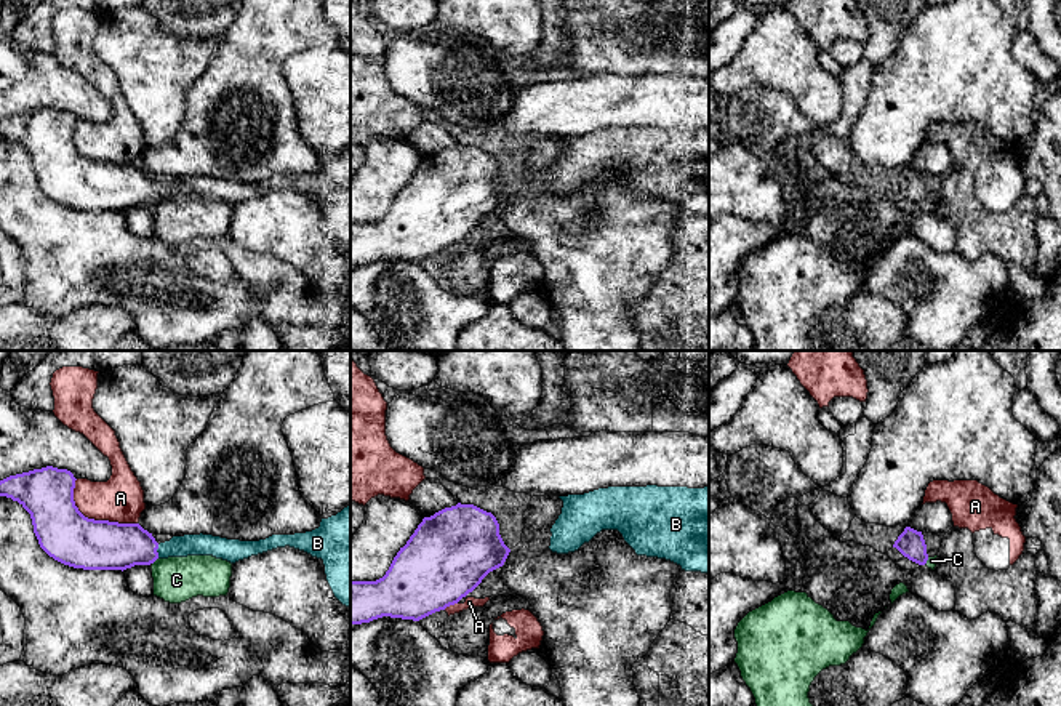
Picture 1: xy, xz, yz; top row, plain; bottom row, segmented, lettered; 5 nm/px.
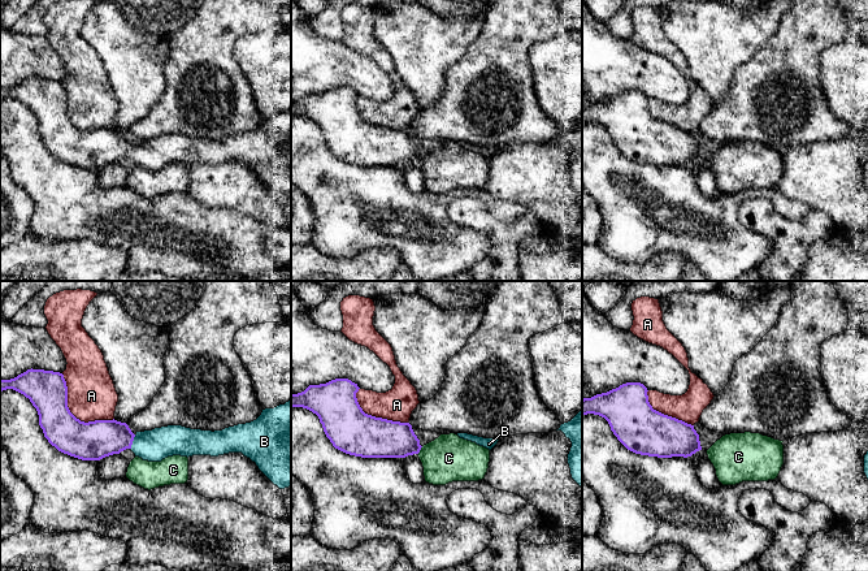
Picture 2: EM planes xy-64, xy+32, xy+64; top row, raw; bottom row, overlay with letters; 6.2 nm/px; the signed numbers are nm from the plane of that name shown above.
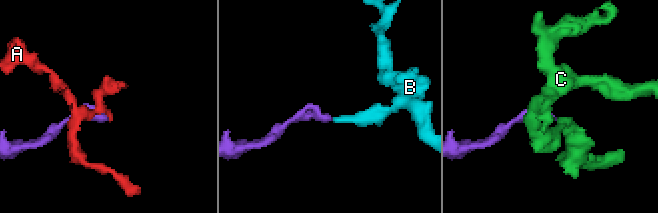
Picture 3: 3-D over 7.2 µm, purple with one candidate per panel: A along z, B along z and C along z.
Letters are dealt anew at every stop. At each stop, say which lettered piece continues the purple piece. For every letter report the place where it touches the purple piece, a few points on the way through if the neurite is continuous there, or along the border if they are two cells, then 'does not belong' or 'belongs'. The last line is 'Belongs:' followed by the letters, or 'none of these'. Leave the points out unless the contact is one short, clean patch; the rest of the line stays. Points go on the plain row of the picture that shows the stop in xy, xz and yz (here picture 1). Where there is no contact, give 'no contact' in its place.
A: meets purple in xy at (93, 160); does not belong
B: meets purple in xy at (156, 192); runs through xy (108, 186), (156, 192), (189, 186); belongs
C: meets purple in xy at (156, 200); border along xy (157, 199), (152, 205); does not belong
Belongs: B

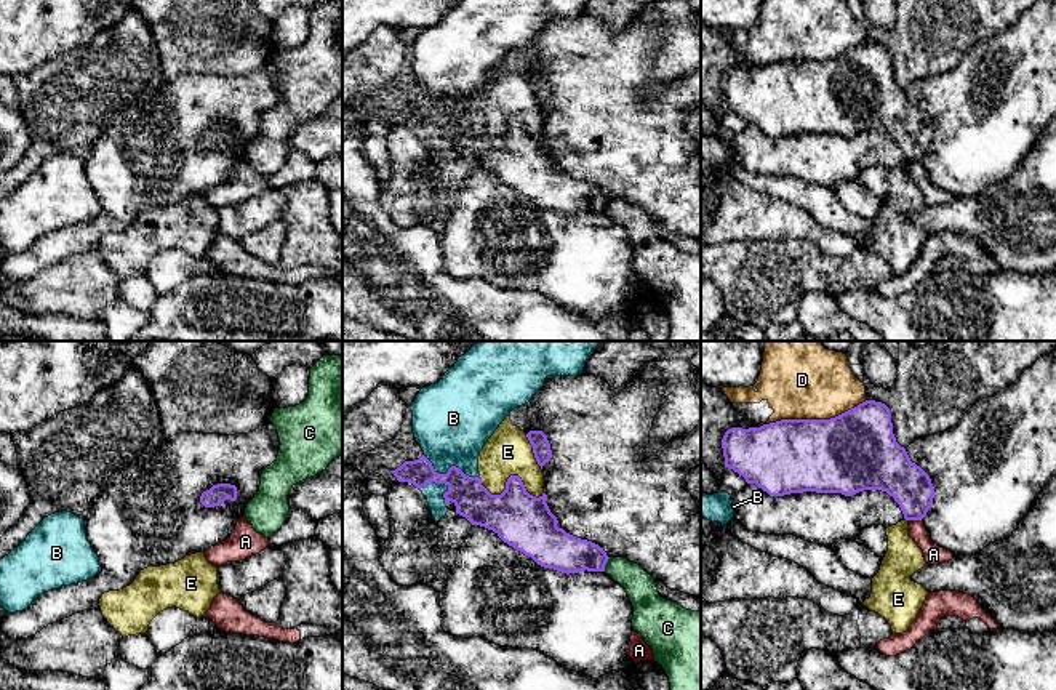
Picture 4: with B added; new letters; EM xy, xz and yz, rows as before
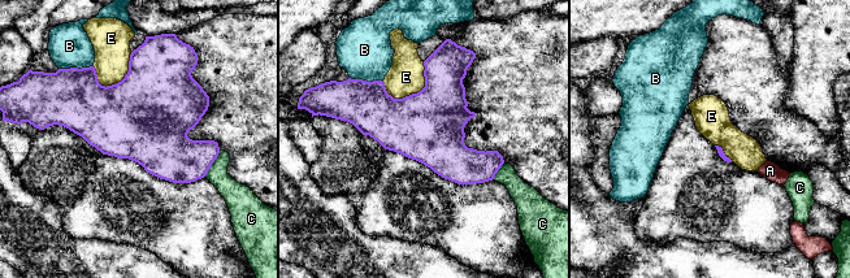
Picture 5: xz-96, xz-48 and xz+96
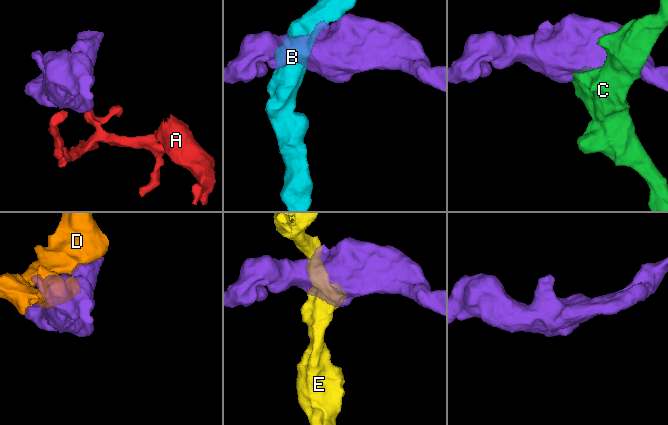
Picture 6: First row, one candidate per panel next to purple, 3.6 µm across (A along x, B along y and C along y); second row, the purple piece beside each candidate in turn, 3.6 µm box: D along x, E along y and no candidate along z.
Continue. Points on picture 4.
A: meets purple in yz at (916, 160); border along yz (922, 159), (909, 162); does not belong
B: meets purple in xz at (450, 109); does not belong
C: meets purple in xz at (605, 205); does not belong
D: meets purple in yz at (816, 61); does not belong
E: meets purple in xz at (509, 119); does not belong
Belongs: none of these

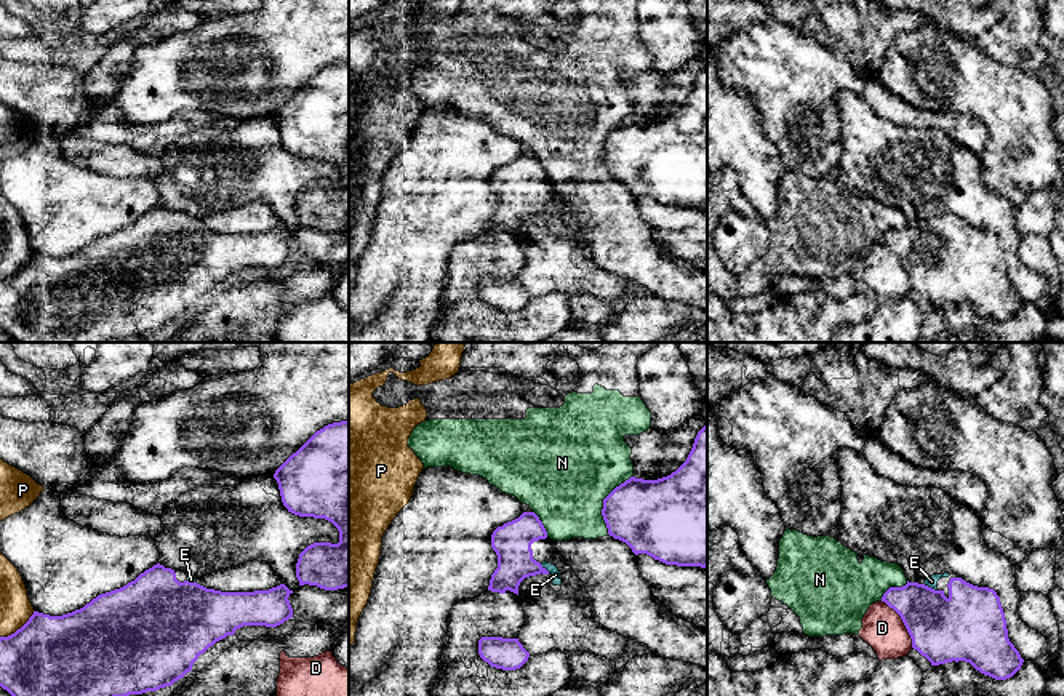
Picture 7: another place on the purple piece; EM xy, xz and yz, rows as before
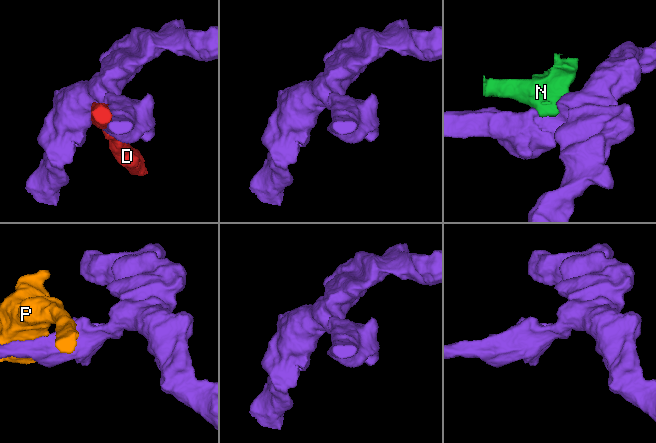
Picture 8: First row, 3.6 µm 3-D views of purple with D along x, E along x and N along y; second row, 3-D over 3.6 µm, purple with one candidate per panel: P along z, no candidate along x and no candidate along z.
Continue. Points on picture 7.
D: meets purple in yz at (903, 263); does not belong
E: meets purple in yz at (930, 229); runs through yz (959, 269), (930, 240), (930, 229), (932, 223); belongs
N: meets purple in xz at (604, 144); does not belong
P: meets purple in xy at (18, 271); does not belong
Belongs: E

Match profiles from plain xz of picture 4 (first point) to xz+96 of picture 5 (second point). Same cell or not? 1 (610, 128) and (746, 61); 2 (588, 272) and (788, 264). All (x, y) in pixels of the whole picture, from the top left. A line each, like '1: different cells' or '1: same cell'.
1: same cell
2: different cells

